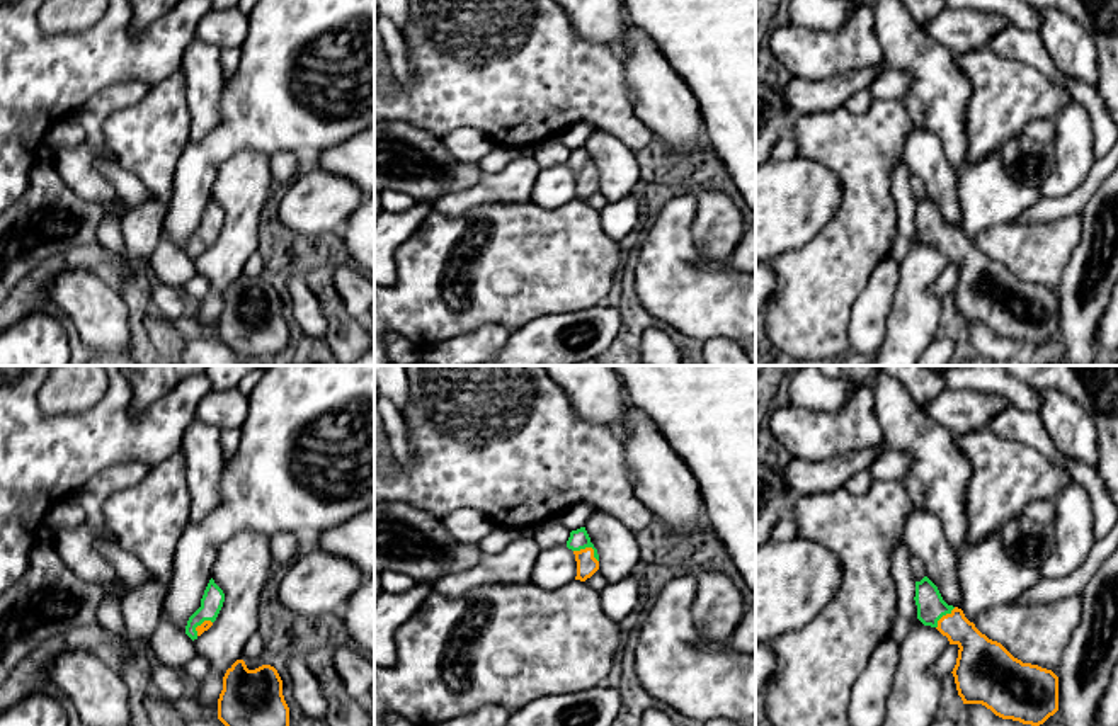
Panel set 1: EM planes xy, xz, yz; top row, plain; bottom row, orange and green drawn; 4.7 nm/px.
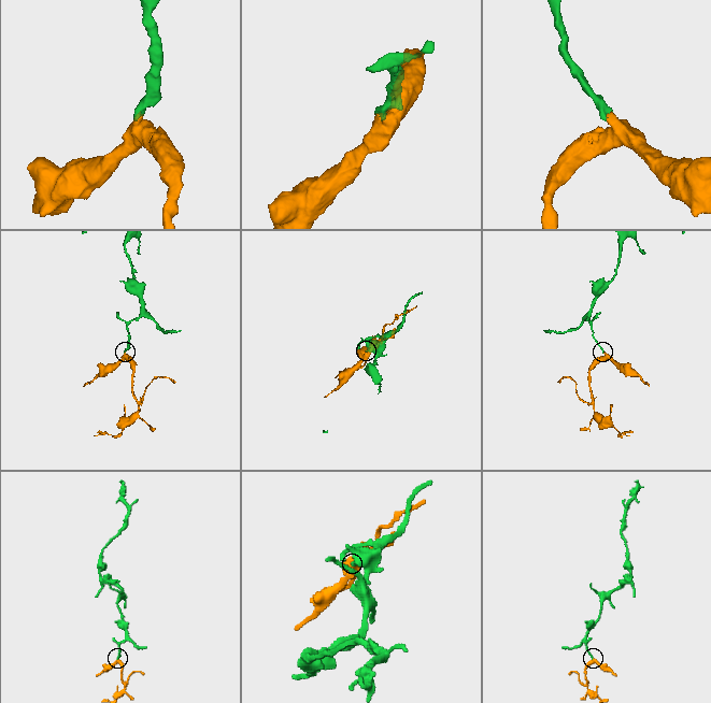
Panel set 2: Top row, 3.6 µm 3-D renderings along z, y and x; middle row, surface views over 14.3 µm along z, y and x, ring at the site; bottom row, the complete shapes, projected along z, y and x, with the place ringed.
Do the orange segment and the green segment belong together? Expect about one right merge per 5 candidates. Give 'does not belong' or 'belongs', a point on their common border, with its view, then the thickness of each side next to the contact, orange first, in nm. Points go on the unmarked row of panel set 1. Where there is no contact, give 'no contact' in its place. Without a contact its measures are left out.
belongs | xz (589, 167) | 100/100 nm

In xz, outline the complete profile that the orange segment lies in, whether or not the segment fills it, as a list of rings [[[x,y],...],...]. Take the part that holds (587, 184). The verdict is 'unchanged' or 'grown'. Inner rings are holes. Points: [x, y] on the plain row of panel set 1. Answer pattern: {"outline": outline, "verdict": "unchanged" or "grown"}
{"outline": [[[585,146],[570,151],[567,167],[573,170],[577,180],[575,199],[585,201],[599,189],[599,173]]], "verdict": "grown"}

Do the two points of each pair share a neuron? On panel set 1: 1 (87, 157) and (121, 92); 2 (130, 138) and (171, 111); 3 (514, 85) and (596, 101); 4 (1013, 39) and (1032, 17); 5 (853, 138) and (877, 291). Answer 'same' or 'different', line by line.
1: same
2: same
3: same
4: different
5: different

